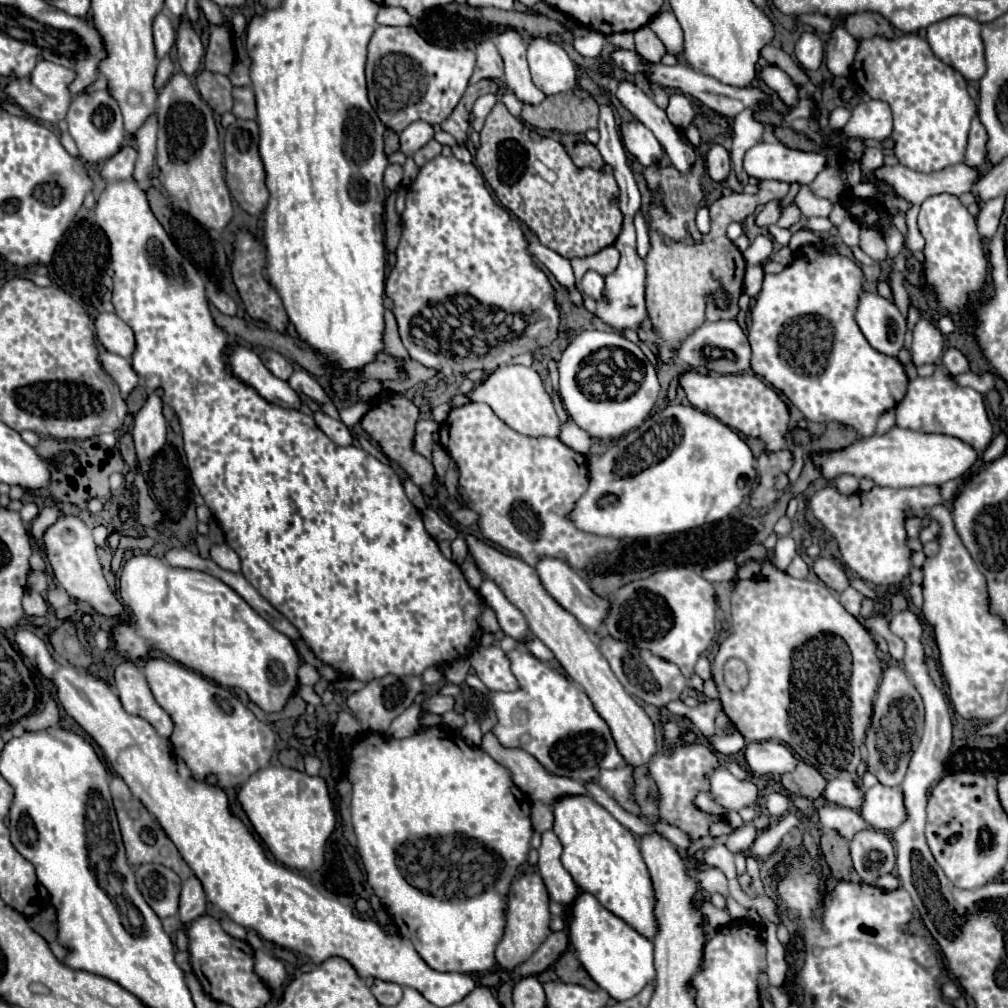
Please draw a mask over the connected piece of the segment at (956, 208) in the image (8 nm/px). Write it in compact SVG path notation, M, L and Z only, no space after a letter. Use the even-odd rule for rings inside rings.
M931 196L921 204L917 226L925 238L923 276L935 300L945 308L951 320L963 320L971 292L979 292L987 284L987 256L983 238L977 232L977 220L961 204L957 196Z

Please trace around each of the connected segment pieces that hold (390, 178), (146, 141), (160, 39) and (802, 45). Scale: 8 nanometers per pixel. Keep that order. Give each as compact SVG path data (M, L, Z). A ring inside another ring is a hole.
M389 164L387 170L385 170L385 178L383 178L385 186L387 186L389 190L395 190L395 188L401 184L401 178L403 178L403 166L399 166L399 164Z
M151 116L137 132L137 164L135 164L135 172L133 172L133 180L141 186L147 186L149 180L147 176L151 174L153 162L155 162L155 144L157 144L157 122L155 116Z
M165 12L157 14L157 18L155 18L153 36L155 36L157 58L163 58L171 50L171 46L175 44L175 24Z
M803 32L799 42L795 44L795 56L797 56L797 62L805 70L817 70L821 60L823 60L823 42L821 42L821 38L813 32Z

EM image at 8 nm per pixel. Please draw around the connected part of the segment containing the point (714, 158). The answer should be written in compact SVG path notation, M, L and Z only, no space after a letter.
M719 144L713 146L707 152L705 166L707 166L707 172L709 172L709 176L711 176L713 182L725 182L729 178L729 172L731 172L729 152L723 146L719 146Z

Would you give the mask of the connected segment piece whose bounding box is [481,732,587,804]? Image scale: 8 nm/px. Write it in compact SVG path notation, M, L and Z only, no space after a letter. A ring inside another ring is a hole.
M493 732L483 734L481 748L487 754L491 754L497 762L501 762L503 766L507 766L511 770L515 786L519 790L523 790L531 800L553 804L557 798L561 798L565 794L587 794L581 780L567 780L565 776L551 776L551 772L547 772L547 768L543 768L543 764L539 764L539 760L535 760L535 756L531 756L529 752L523 752L521 748L503 748L503 744L499 744L499 740L495 740Z

